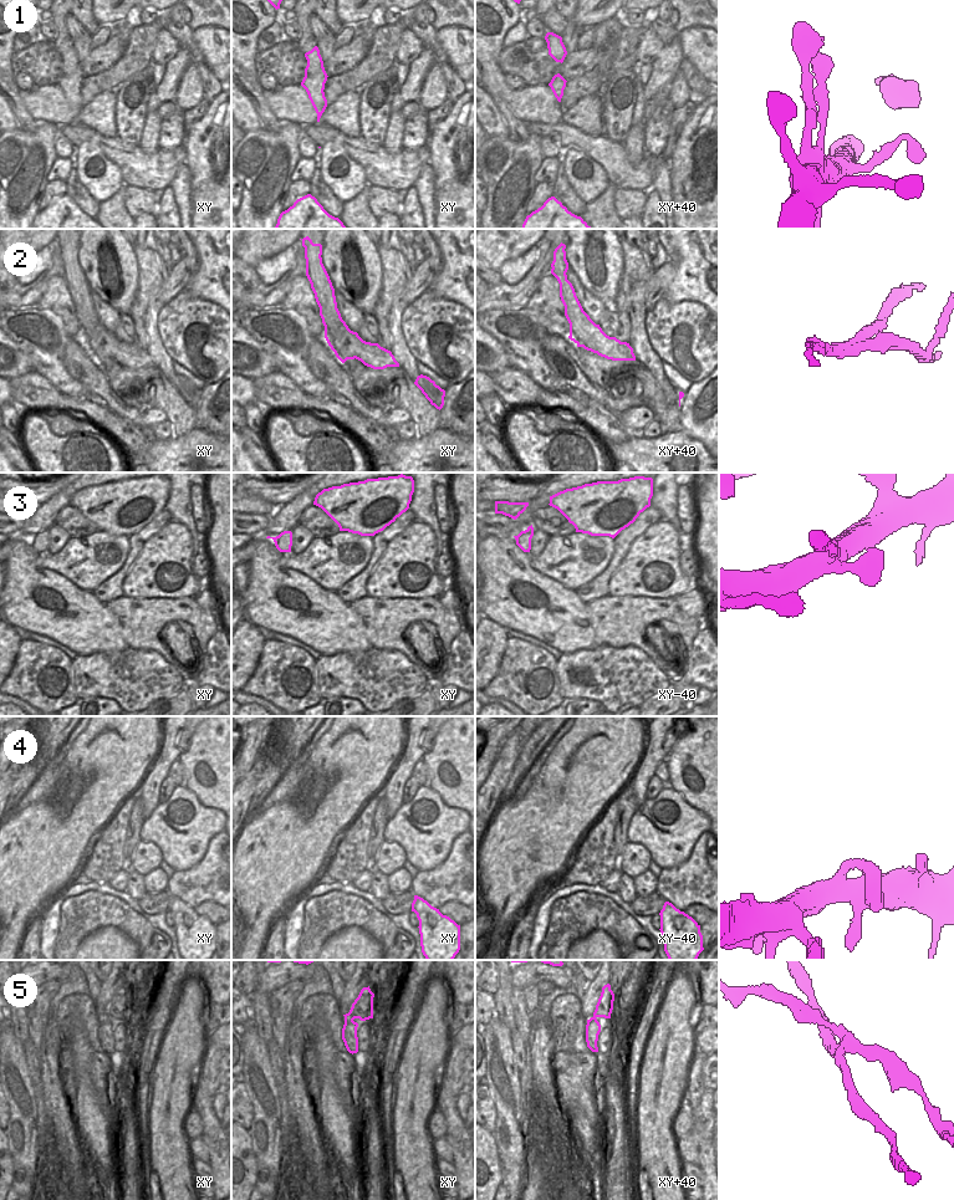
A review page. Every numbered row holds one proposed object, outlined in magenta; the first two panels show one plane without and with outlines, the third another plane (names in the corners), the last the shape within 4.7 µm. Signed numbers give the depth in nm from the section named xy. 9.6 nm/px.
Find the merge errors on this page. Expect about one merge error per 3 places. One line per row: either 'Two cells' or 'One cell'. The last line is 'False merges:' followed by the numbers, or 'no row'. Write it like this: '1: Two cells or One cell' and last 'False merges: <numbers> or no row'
1: One cell
2: Two cells
3: One cell
4: One cell
5: Two cells
False merges: 2, 5.

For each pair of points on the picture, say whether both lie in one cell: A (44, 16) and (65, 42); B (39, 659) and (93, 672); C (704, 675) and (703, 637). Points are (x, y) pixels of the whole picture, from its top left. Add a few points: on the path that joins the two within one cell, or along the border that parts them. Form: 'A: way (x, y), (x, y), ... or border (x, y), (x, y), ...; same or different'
A: border (50, 13), (51, 19); different
B: border (71, 660), (71, 680), (76, 695); different
C: way (704, 665), (704, 647); same

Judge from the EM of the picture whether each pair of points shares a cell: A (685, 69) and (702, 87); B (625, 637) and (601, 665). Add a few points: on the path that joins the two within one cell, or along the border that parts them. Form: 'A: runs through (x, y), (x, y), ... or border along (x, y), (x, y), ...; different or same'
A: runs through (690, 73), (697, 82); same
B: border along (598, 644), (638, 647), (644, 653); different

